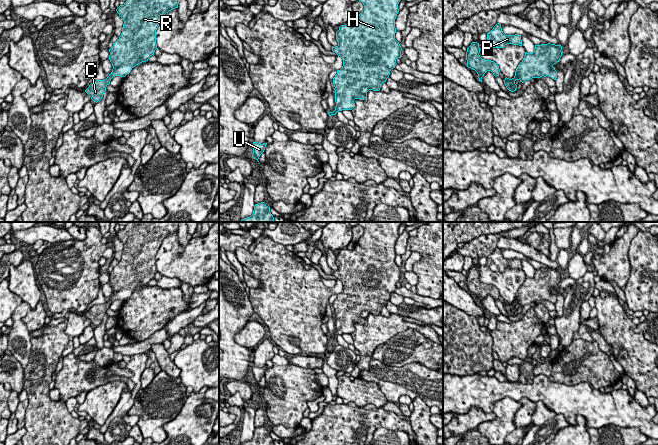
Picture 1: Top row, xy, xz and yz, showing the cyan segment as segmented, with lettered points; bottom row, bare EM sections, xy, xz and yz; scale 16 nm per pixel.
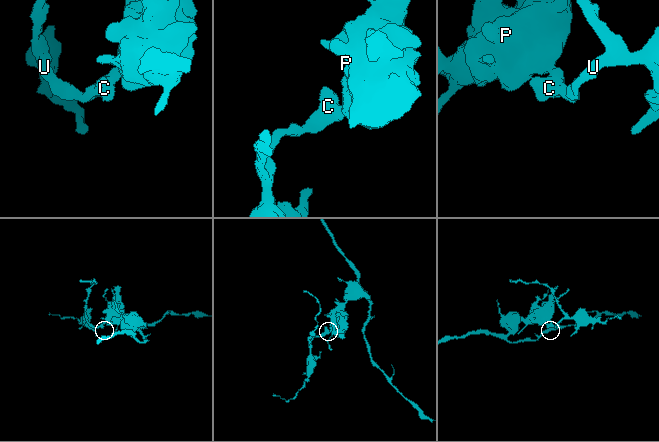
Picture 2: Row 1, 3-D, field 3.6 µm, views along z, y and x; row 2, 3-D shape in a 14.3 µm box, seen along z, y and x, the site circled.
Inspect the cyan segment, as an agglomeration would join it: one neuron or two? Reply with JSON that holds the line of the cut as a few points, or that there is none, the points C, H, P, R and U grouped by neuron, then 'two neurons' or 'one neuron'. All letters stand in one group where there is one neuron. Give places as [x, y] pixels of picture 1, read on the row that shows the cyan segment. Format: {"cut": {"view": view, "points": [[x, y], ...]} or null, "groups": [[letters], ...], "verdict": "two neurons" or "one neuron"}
{"cut": null, "groups": [["C", "H", "P", "R", "U"]], "verdict": "one neuron"}

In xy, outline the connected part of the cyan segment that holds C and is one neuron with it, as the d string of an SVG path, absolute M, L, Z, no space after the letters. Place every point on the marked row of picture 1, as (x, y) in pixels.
M127 0L116 11L124 24L119 39L109 49L113 69L104 80L92 82L85 92L94 102L102 99L115 76L125 77L133 67L148 61L157 48L156 30L169 11L178 8L179 0Z

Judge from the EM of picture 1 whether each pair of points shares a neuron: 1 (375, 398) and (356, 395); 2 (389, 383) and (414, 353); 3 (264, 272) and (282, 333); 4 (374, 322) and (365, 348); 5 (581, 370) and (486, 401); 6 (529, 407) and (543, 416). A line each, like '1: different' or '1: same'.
1: same
2: different
3: same
4: same
5: different
6: different

